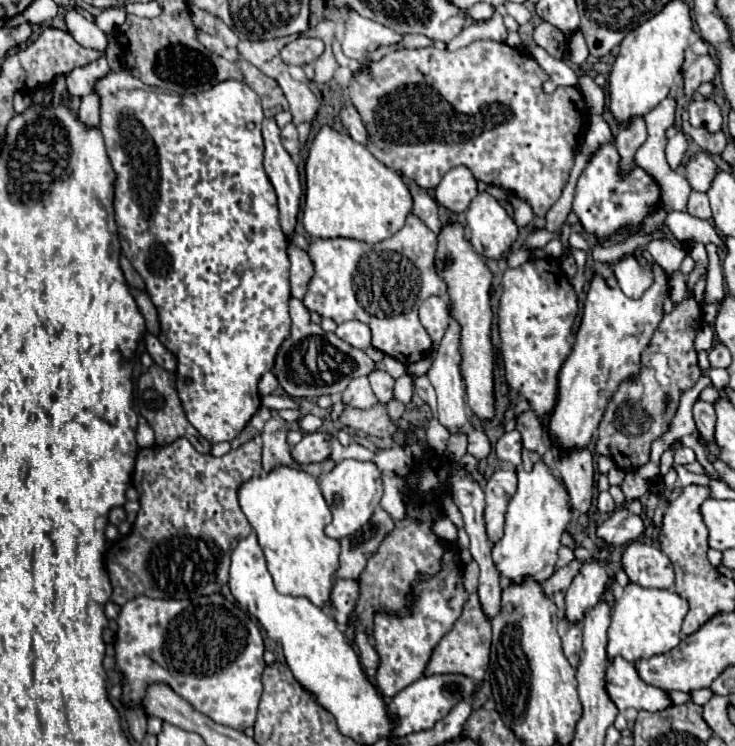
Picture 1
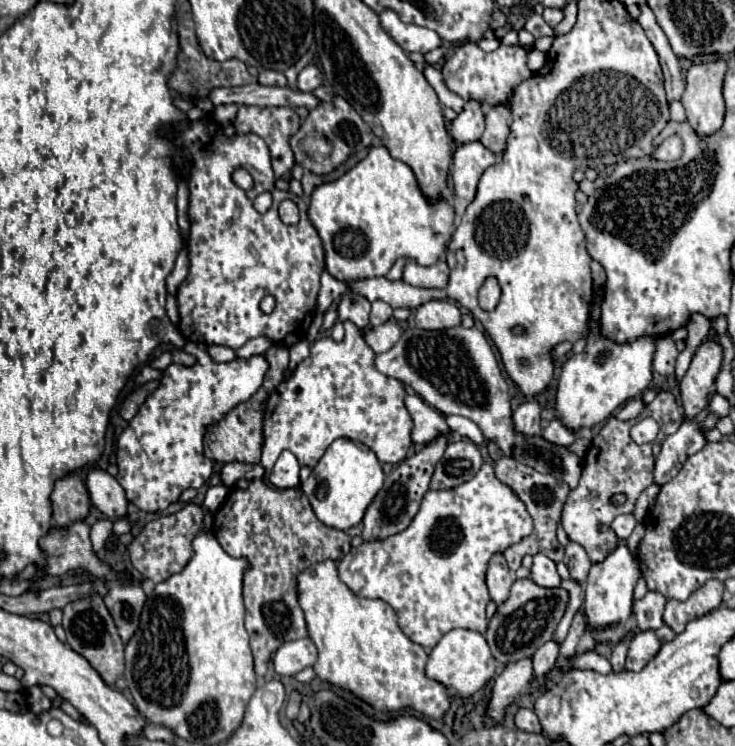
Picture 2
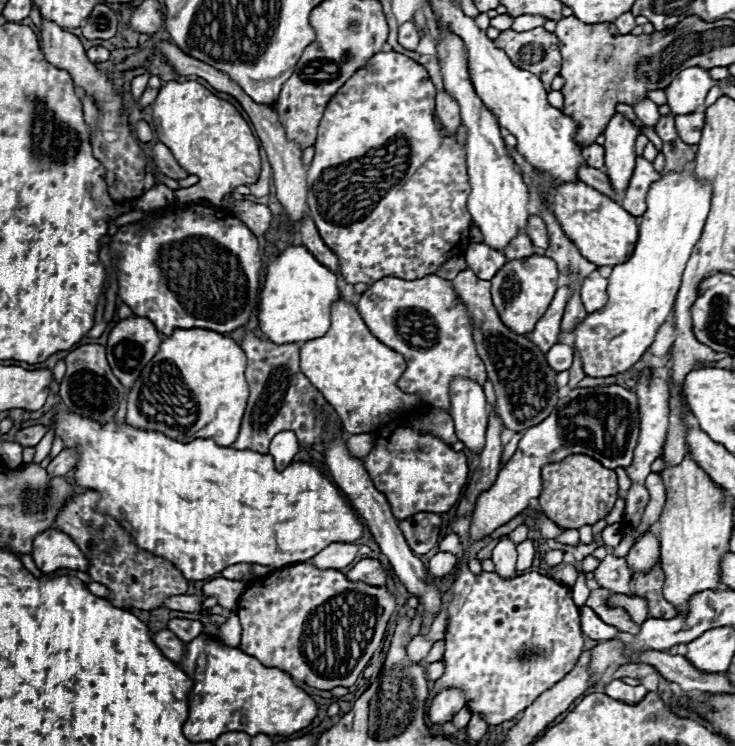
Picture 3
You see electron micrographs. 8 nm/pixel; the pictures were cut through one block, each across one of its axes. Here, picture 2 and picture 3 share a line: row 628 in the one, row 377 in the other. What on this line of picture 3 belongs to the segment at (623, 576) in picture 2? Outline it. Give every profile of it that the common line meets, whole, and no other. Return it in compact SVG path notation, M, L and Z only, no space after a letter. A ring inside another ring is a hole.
M682 170L682 172L668 172L664 174L658 182L650 186L646 204L648 210L642 216L640 224L640 236L636 242L636 250L632 258L624 264L618 264L612 268L612 274L608 278L608 302L602 310L588 314L574 330L574 348L582 358L582 368L586 376L592 378L604 378L604 376L614 376L620 372L626 372L630 366L634 366L640 356L650 348L654 342L654 336L658 328L664 324L668 318L678 288L682 280L682 272L686 268L686 262L690 258L690 252L694 244L698 242L708 210L710 210L710 198L712 198L712 182L696 178L694 172Z

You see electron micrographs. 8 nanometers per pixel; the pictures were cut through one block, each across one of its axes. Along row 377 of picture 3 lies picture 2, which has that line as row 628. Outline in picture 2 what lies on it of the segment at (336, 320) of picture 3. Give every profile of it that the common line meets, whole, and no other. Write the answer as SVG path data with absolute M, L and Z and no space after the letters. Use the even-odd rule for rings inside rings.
M324 560L320 564L314 564L298 574L298 602L306 618L308 636L318 648L318 660L314 662L314 672L336 686L342 686L346 690L352 690L356 696L366 700L378 710L402 710L412 708L416 712L422 712L420 716L426 720L442 718L448 710L448 690L436 680L426 678L424 666L428 660L428 654L422 646L414 644L398 626L398 616L390 604L384 600L364 598L354 594L340 578L336 570L334 560Z

